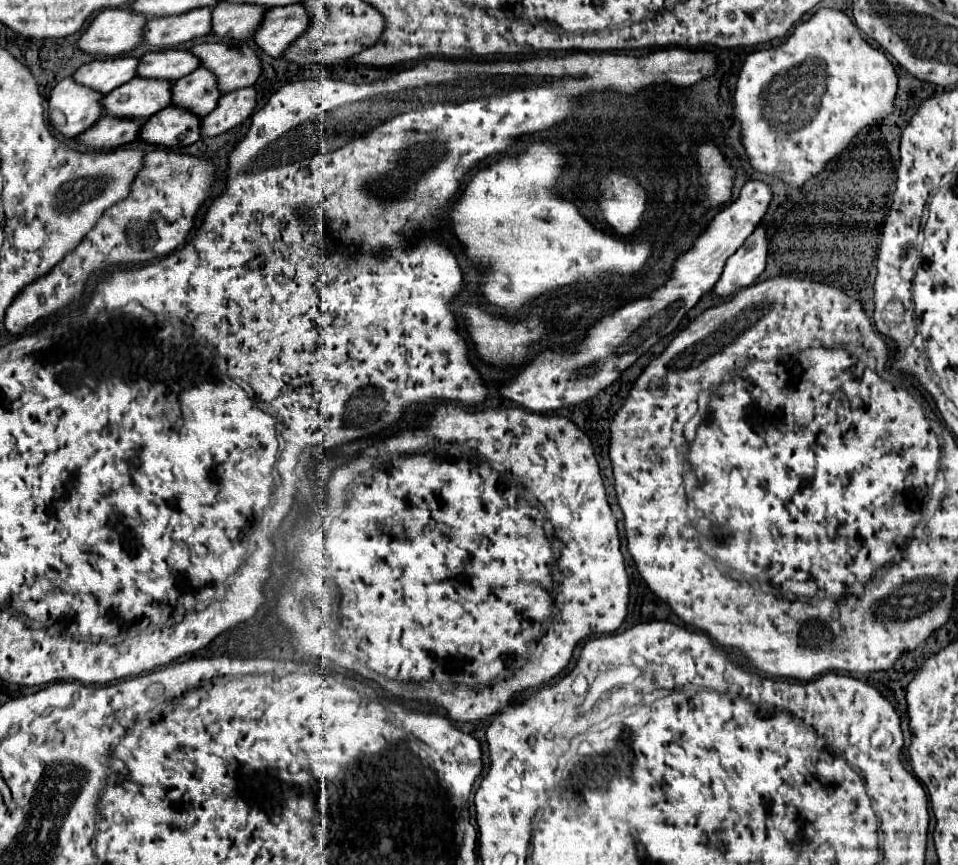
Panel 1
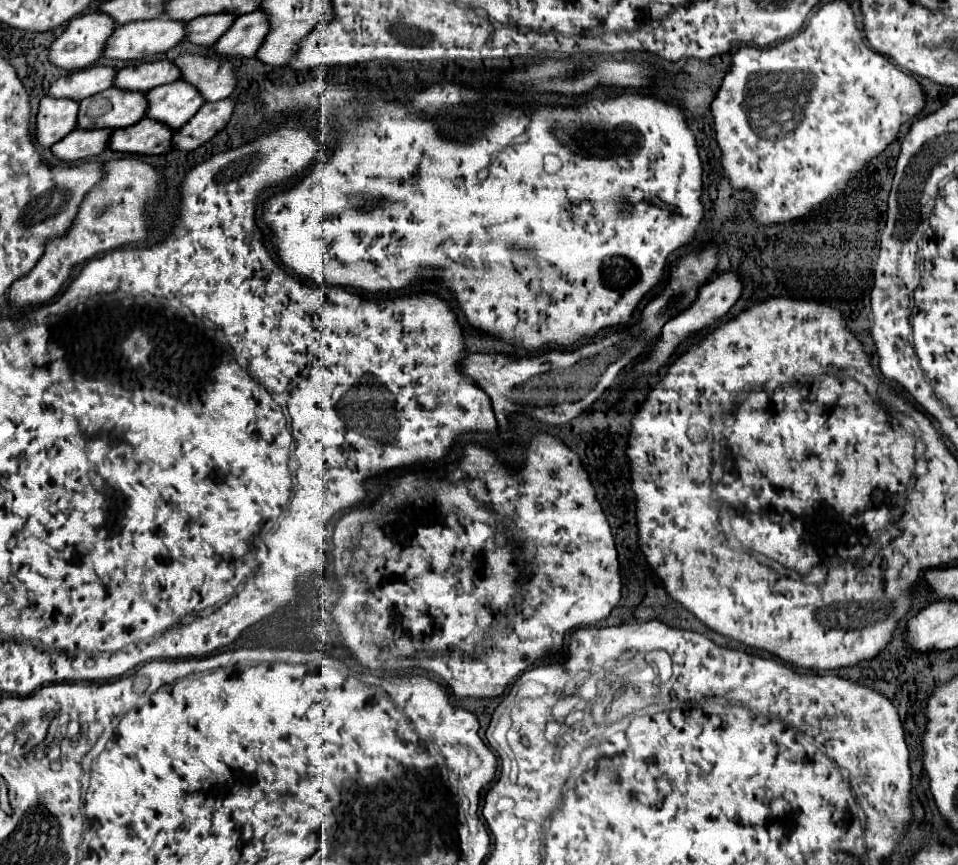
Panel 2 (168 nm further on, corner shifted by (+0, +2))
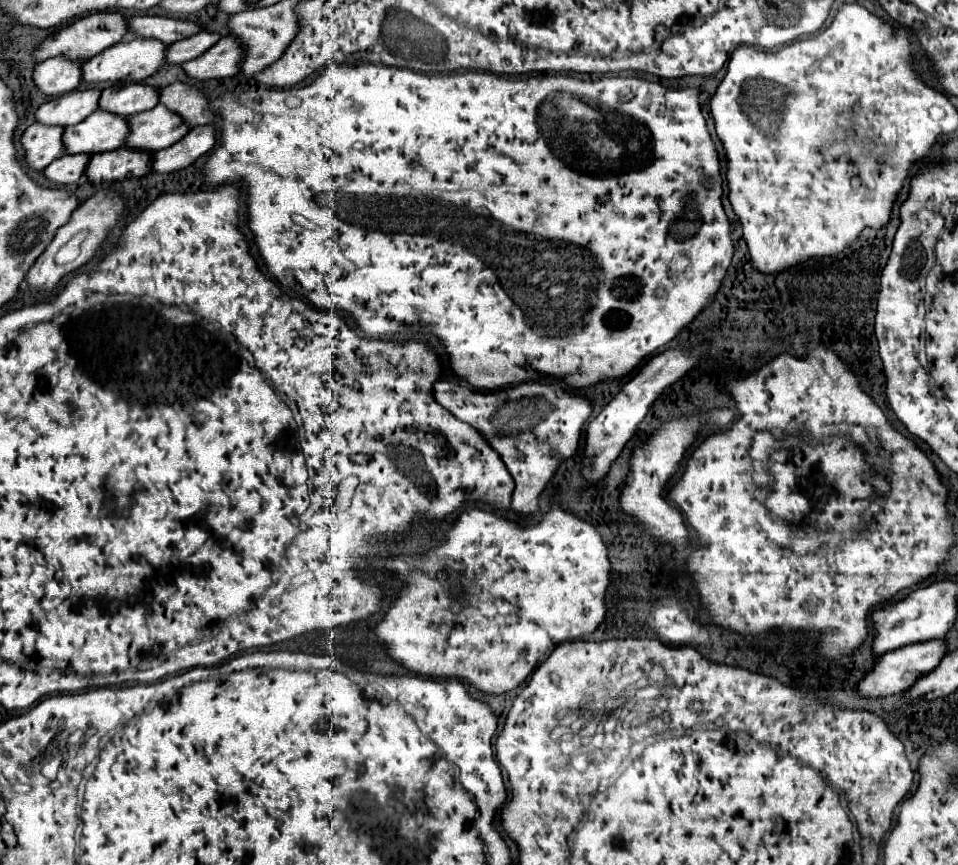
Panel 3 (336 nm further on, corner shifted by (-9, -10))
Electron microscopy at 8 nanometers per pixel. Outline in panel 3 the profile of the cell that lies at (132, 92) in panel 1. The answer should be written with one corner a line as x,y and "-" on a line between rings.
96,110
80,124
66,126
62,142
66,154
98,154
118,150
128,134
126,118

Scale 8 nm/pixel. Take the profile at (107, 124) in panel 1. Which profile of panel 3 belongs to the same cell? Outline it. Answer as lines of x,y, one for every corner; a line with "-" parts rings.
66,154
62,158
56,158
50,166
46,166
44,176
58,186
76,184
82,178
88,160
90,160
90,156
86,156
86,154

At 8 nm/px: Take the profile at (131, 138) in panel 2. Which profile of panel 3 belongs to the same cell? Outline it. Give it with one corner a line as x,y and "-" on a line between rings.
126,148
92,154
84,174
88,182
94,186
120,182
126,178
140,178
140,176
146,176
152,168
150,156
152,156
150,152
138,152
138,150
126,150

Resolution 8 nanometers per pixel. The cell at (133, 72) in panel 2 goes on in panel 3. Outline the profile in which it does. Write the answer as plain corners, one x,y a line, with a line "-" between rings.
120,84
104,88
98,100
98,110
112,112
118,116
134,116
150,110
158,104
158,90
146,84

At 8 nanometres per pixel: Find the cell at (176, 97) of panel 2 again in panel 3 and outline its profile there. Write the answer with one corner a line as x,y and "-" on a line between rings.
158,104
152,110
130,116
128,130
130,132
124,140
126,148
140,152
156,152
184,138
188,126
182,122
182,118
178,118
178,114
172,114
170,110
166,110
166,106

